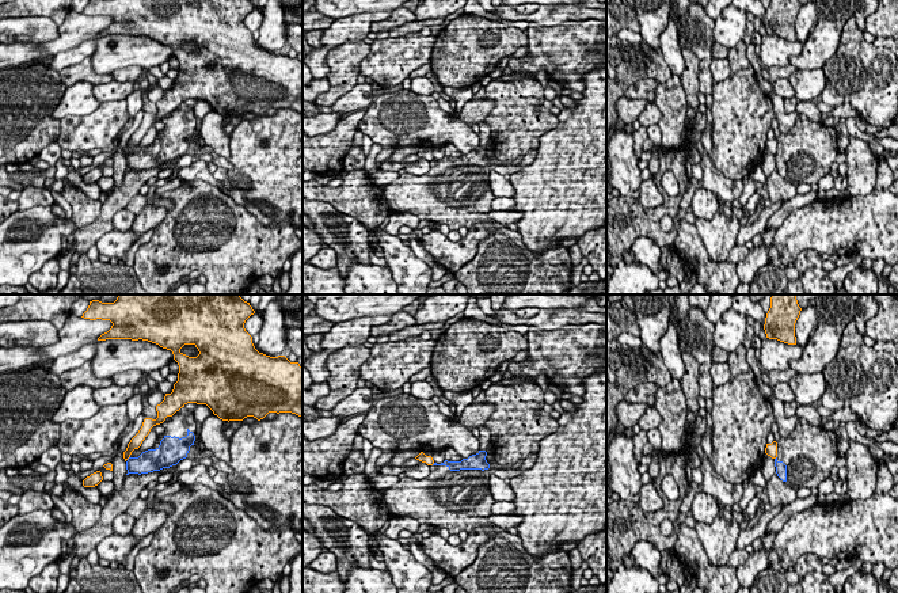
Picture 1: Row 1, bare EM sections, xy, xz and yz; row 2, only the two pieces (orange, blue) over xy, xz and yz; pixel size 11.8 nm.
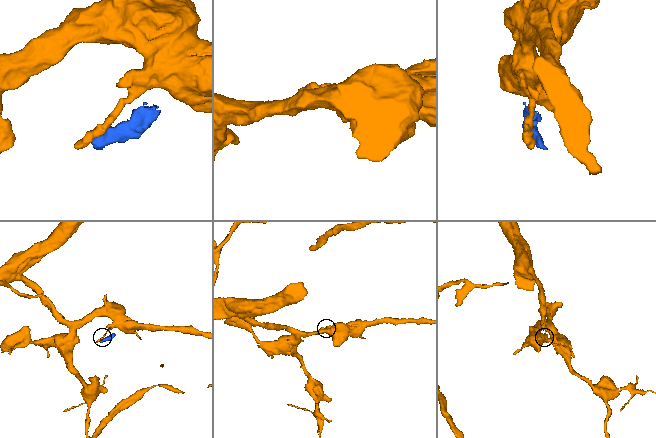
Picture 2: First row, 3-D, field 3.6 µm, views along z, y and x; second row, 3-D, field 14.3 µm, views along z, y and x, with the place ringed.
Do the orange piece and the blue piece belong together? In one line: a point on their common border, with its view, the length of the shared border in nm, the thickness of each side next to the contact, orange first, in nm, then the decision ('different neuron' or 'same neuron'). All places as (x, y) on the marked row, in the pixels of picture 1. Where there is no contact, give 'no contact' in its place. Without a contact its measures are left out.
xy (128, 457) | 60 nm | 140/260 nm | different neuron

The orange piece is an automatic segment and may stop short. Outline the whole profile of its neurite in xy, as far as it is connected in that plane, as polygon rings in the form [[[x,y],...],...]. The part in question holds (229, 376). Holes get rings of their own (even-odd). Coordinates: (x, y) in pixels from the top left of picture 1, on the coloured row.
[[[119,294],[114,303],[90,301],[81,318],[90,320],[110,320],[111,328],[102,334],[98,341],[106,339],[132,339],[148,341],[163,349],[171,350],[174,360],[179,365],[178,381],[171,394],[165,394],[164,400],[156,406],[157,418],[145,418],[138,433],[130,440],[123,452],[125,461],[134,449],[138,449],[149,434],[151,429],[172,417],[187,403],[206,404],[214,415],[222,421],[243,421],[254,417],[263,419],[269,413],[292,413],[302,417],[302,368],[298,362],[290,362],[285,356],[270,357],[259,353],[252,337],[246,331],[246,320],[255,311],[250,303],[239,294]],[[184,345],[194,345],[199,354],[189,357],[180,351]]]

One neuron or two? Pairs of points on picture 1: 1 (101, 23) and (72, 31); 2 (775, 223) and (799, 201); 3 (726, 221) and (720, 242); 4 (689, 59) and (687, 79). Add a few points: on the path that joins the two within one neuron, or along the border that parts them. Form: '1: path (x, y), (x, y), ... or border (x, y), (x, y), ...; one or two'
1: path (94, 25), (79, 27); one
2: path (780, 216), (792, 204); one
3: path (725, 227), (720, 236); one
4: path (689, 64), (689, 73); one

